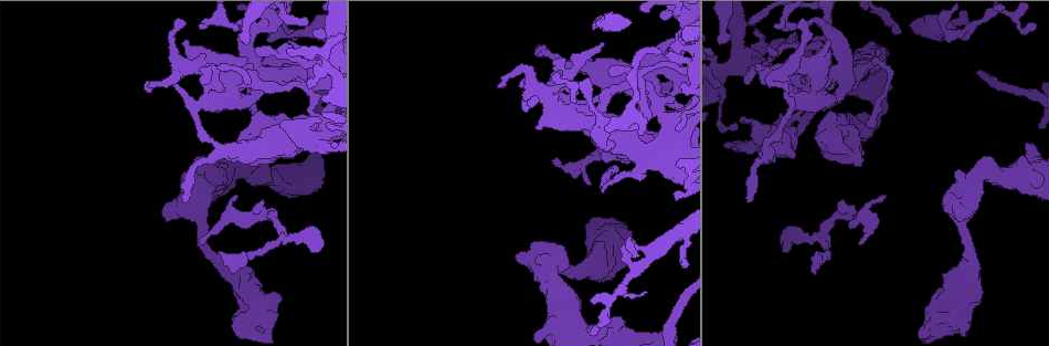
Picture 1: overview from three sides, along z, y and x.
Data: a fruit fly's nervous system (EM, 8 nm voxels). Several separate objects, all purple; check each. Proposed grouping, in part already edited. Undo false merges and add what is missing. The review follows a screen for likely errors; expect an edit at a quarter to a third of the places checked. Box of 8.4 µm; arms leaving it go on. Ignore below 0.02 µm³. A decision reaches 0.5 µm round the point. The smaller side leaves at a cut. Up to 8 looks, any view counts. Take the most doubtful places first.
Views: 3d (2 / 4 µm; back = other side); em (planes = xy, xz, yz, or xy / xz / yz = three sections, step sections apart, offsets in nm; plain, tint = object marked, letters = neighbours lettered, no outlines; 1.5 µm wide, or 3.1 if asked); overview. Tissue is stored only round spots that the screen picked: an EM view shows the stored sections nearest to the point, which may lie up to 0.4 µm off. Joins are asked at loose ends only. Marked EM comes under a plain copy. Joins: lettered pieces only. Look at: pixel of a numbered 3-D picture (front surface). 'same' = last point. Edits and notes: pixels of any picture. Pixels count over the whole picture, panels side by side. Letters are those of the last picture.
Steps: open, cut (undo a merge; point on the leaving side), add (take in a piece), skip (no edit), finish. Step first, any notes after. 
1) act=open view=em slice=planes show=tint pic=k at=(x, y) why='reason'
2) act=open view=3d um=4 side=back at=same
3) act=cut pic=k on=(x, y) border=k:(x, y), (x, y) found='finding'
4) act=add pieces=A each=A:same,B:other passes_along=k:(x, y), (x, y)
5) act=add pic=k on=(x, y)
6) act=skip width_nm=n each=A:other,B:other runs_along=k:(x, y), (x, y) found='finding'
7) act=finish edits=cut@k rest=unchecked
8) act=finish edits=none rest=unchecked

act=open view=3d um=2 side=back pic=1 at=(769, 45) why='free end'

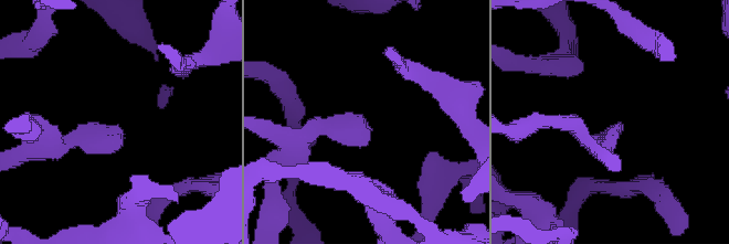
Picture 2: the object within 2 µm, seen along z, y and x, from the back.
act=open view=em slice=xz step=8 show=letters pic=2 at=(362, 128) why='need the tissue'

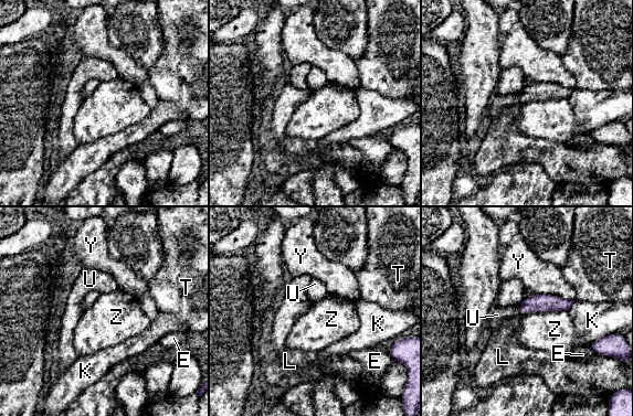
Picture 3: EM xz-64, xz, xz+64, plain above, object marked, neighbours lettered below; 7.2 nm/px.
act=open view=em slice=planes show=letters at=same

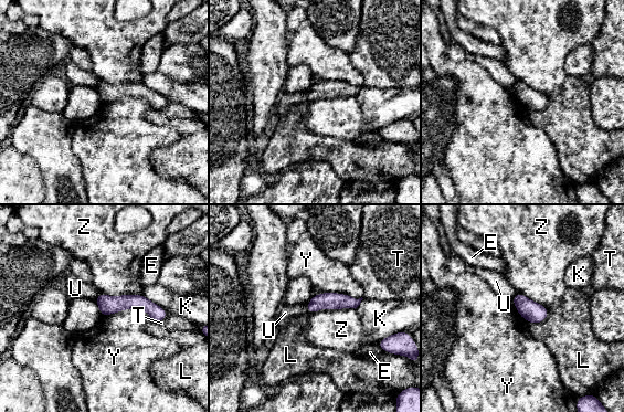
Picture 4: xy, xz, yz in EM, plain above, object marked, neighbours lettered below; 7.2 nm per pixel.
act=skip longest_contact=Y:380nm each=E:other,K:other,L:other,T:other,U:other,Y:other,Z:other border=4:(102, 316), (143, 309), (152, 320) found='no lettered piece goes on from it'

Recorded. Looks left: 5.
act=open view=em slice=xz step=8 show=tint pic=1 at=(144, 90) why='free end'

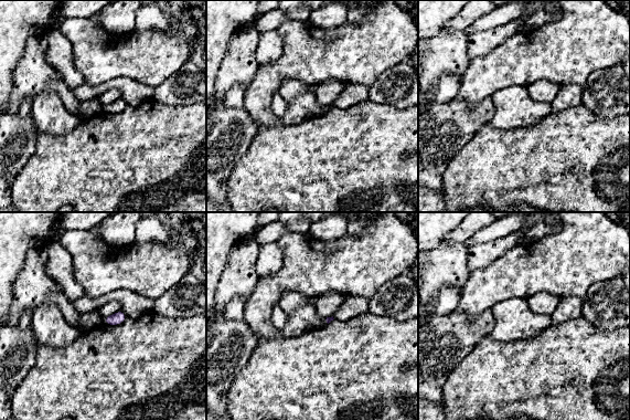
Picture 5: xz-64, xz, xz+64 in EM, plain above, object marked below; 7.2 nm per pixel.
act=open view=em slice=xy step=8 show=letters at=same why='another direction'

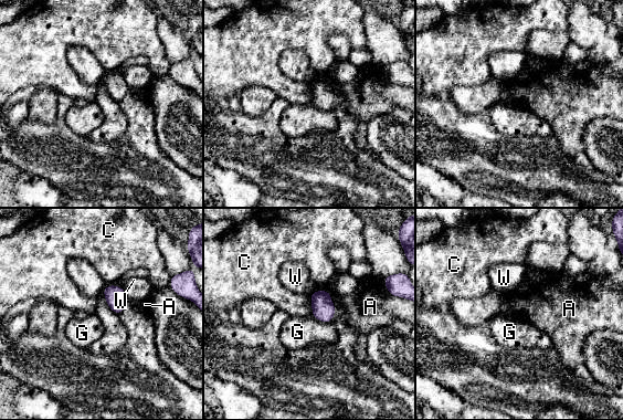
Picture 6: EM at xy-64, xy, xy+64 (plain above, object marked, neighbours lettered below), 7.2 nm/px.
act=skip each=A:other,C:other,G:other,W:other border=6:(309, 297), (312, 314) found='no lettered piece goes on from it'

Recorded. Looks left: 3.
act=open view=em slice=planes show=letters pic=1 at=(829, 41) why='thick end'

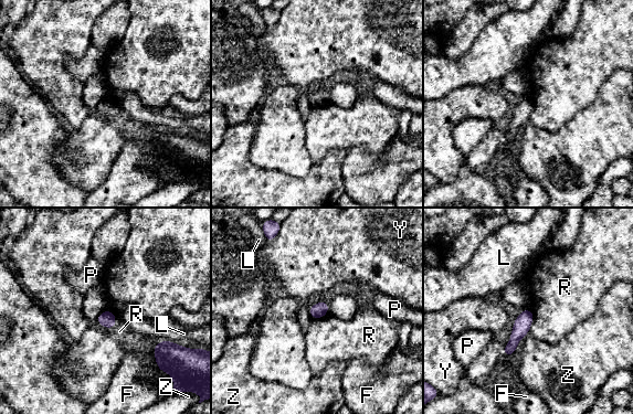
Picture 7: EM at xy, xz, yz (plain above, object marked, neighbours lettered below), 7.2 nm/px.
act=skip each=F:other,L:other,P:other,R:other,Y:other,Z:other runs_along=7:(527, 311), (513, 344), (506, 352) found='no lettered piece goes on from it'

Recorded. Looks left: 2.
act=open view=em slice=planes show=tint pic=1 at=(300, 32) why='thick turns thin'

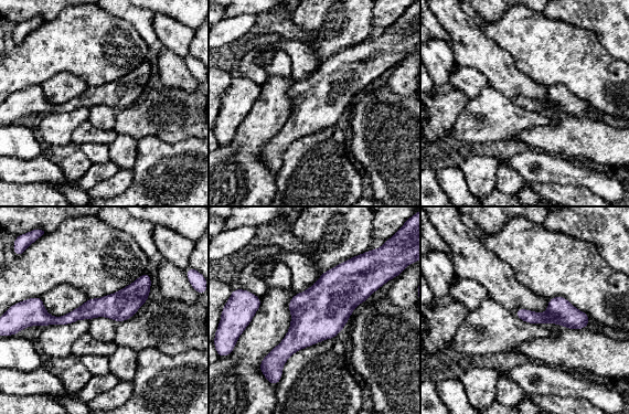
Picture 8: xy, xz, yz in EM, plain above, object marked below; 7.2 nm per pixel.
act=open view=em slice=planes show=letters at=same

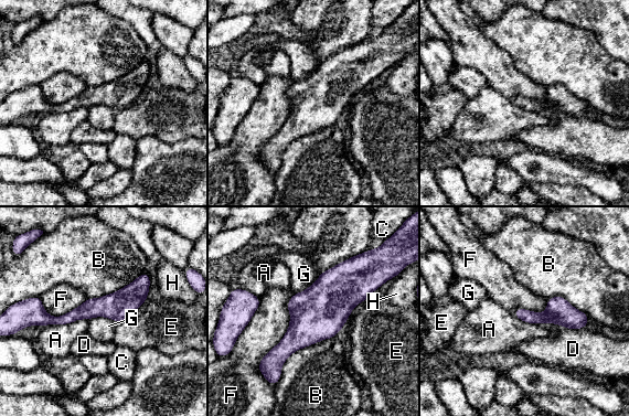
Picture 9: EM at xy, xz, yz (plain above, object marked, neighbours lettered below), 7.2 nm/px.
act=skip each=A:other,B:other,C:other,D:other,E:other,F:other,G:other,H:other border=9:(334, 337), (294, 351), (278, 381) found='all the same cell'

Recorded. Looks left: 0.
act=finish edits=none rest=unchecked

